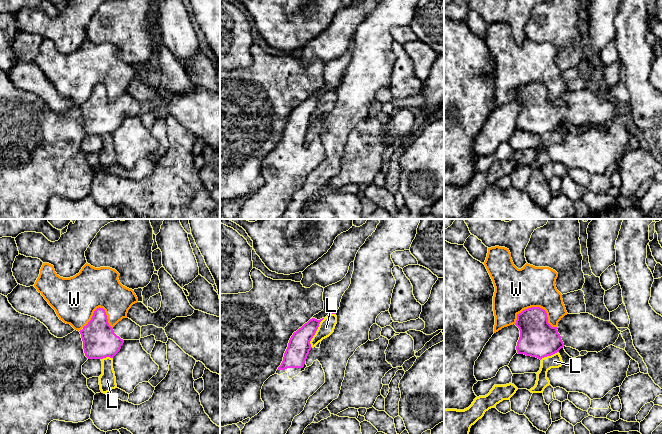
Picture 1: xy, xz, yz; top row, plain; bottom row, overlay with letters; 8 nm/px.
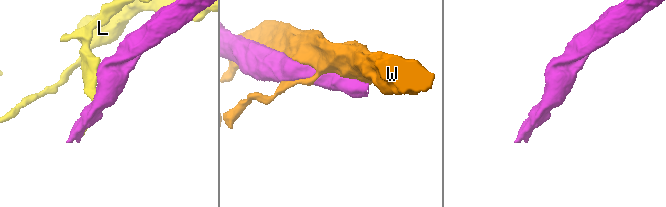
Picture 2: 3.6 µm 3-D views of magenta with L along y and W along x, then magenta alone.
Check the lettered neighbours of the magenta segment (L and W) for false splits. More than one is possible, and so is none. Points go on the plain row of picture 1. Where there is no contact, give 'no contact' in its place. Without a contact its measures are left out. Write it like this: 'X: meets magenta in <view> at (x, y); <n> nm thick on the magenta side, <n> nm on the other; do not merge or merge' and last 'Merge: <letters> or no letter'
L: meets magenta in xz at (315, 108); 180 nm thick on the magenta side, 130 nm on the other; do not merge
W: meets magenta in yz at (537, 83); 300 nm thick on the magenta side, 340 nm on the other; do not merge
Merge: no letter

